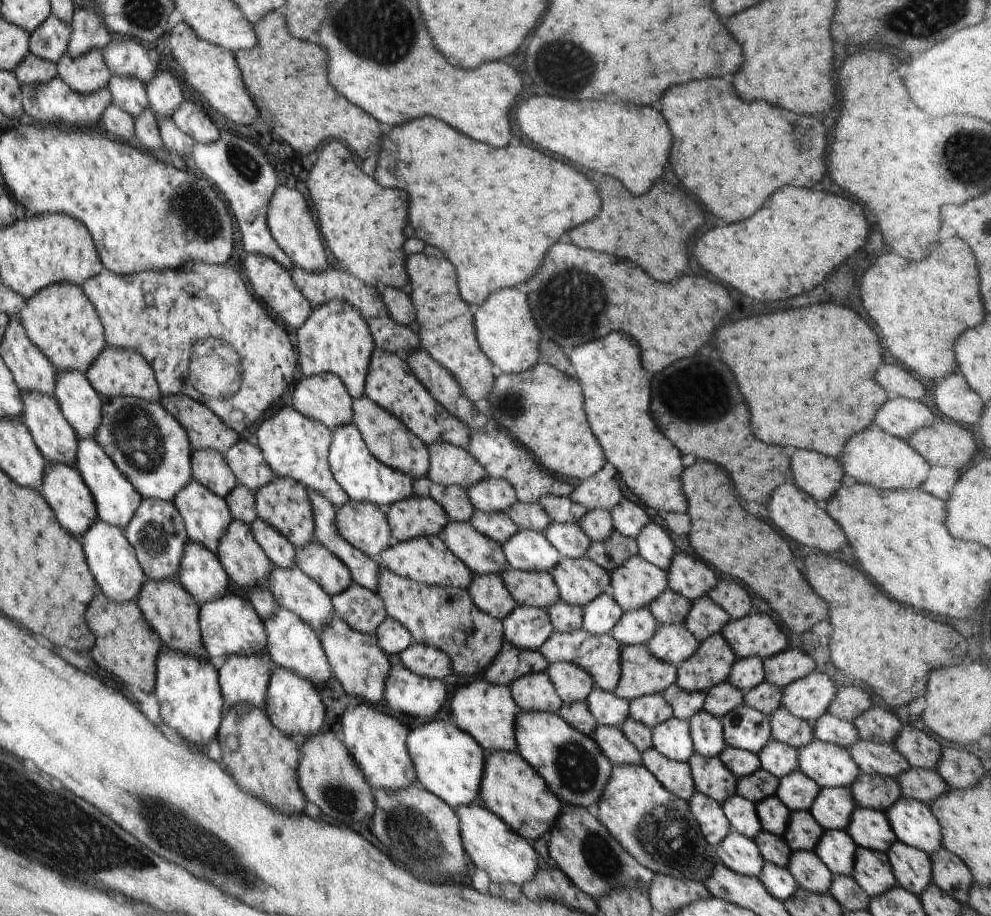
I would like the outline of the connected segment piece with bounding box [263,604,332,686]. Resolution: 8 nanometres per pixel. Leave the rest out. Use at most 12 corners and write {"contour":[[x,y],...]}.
{"contour":[[276,605],[264,622],[273,666],[314,686],[331,666],[317,632]]}

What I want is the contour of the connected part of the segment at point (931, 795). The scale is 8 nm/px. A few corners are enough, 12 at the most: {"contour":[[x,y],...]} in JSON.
{"contour":[[908,767],[896,780],[904,798],[928,806],[949,788],[934,769]]}

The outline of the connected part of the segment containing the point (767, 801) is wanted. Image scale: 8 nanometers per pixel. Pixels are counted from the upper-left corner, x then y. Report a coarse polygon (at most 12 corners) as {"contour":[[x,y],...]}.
{"contour":[[777,795],[757,802],[762,830],[786,832],[791,812]]}

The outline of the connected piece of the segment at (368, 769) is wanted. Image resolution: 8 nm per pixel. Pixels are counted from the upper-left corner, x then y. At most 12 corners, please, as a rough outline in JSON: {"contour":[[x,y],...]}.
{"contour":[[351,700],[343,743],[373,791],[417,782],[410,730]]}

